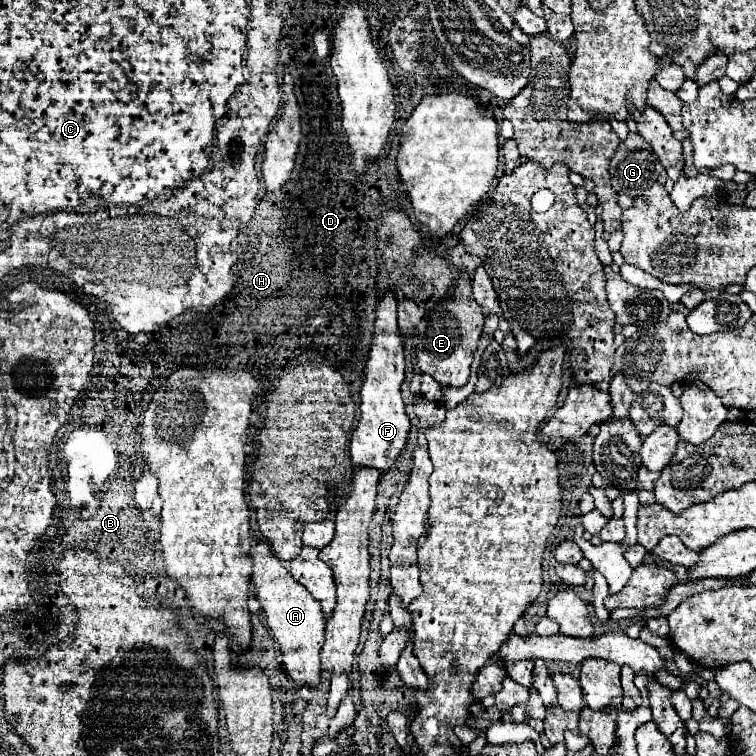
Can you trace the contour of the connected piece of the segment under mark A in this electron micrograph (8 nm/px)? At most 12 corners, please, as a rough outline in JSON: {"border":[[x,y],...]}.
{"border":[[266,542],[250,578],[287,675],[320,682],[320,602]]}

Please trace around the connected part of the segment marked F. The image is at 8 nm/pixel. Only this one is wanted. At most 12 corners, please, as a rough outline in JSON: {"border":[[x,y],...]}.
{"border":[[396,298],[378,304],[354,468],[386,474],[408,444]]}

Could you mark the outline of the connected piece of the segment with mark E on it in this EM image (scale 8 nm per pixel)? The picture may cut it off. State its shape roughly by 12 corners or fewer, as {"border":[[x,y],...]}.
{"border":[[468,274],[416,326],[416,364],[468,382],[484,316]]}

